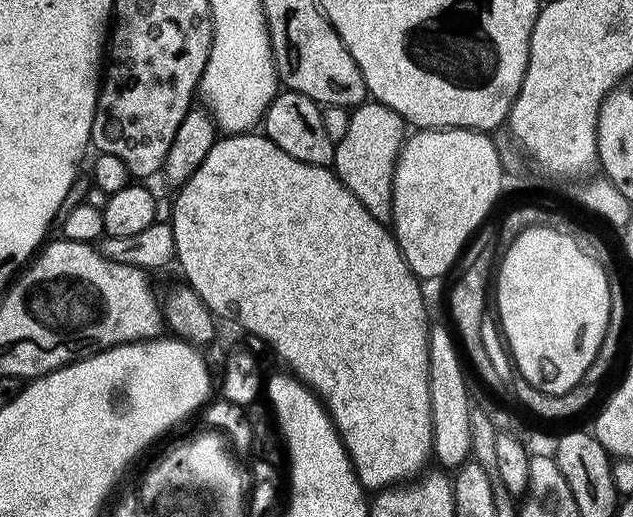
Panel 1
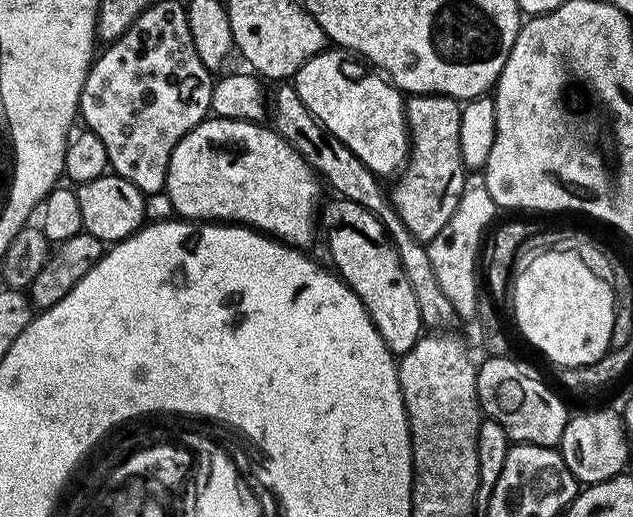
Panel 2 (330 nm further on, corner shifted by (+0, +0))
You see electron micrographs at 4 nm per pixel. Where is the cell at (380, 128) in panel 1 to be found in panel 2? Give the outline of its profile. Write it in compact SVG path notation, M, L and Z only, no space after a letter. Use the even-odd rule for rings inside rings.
M409 95L404 105L406 132L416 153L400 176L390 199L406 230L421 242L429 242L447 224L464 192L466 169L460 157L461 101L446 95Z

